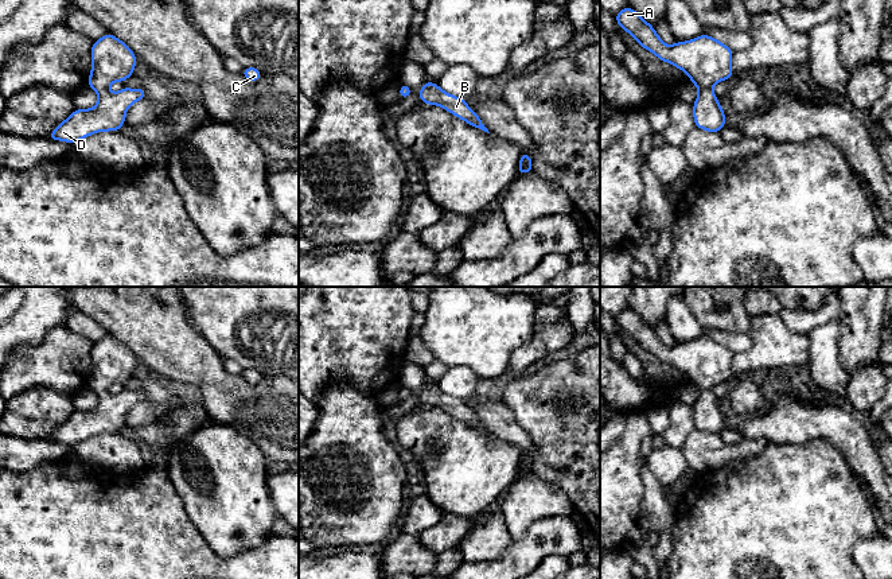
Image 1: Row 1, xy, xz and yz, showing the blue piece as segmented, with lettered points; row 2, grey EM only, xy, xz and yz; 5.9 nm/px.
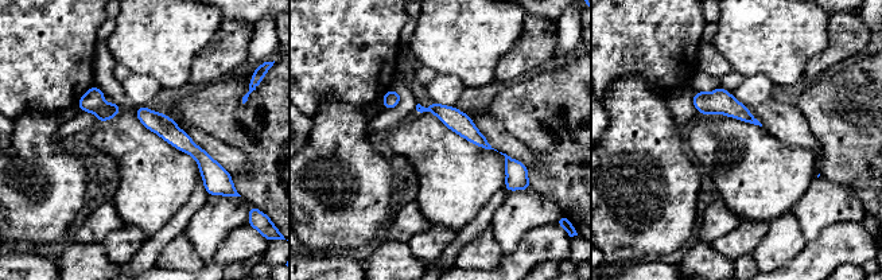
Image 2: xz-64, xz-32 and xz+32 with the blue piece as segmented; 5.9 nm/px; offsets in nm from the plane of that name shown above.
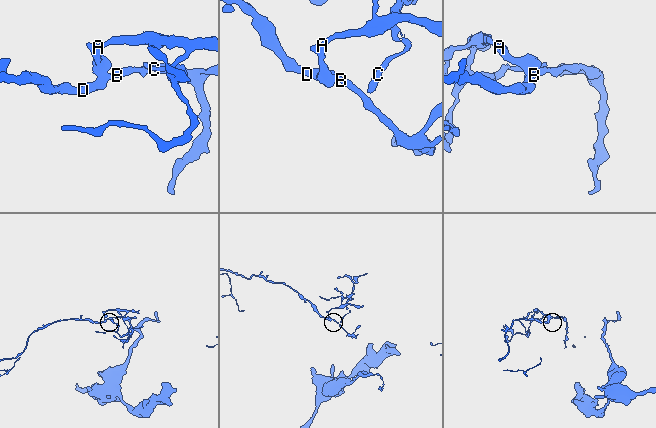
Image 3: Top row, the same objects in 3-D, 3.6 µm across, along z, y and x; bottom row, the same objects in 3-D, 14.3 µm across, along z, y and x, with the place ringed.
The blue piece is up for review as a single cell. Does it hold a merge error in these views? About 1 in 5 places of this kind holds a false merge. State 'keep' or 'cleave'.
keep

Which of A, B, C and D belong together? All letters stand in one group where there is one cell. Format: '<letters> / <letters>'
A B C D

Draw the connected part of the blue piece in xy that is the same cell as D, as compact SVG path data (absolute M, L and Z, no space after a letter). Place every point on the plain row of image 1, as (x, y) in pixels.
M108 334L93 345L90 355L93 368L87 388L98 395L98 405L91 411L75 411L47 438L50 442L61 442L73 446L97 434L120 432L120 430L125 425L128 409L136 403L145 400L145 392L143 389L124 389L118 395L110 395L108 392L108 388L112 384L124 384L128 378L133 377L135 373L137 360L122 342Z

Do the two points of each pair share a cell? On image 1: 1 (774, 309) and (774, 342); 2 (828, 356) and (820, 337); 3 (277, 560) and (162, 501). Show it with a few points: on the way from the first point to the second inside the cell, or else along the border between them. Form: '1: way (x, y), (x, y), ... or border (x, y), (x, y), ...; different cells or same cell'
1: border (778, 313), (755, 314), (751, 318); different cells
2: way (825, 352), (824, 341); same cell
3: way (245, 564), (211, 564), (180, 533); same cell

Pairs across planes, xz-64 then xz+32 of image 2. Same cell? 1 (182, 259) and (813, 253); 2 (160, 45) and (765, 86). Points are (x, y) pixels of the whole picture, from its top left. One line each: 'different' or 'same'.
1: different
2: different

